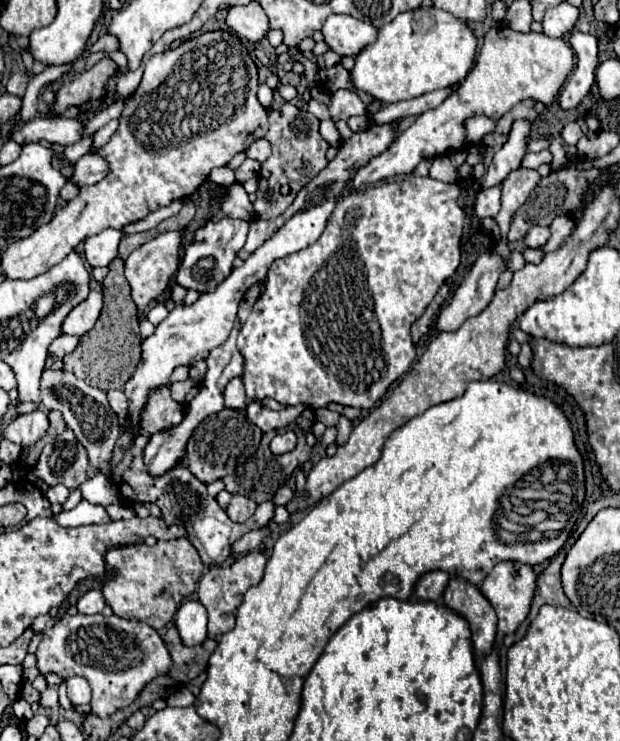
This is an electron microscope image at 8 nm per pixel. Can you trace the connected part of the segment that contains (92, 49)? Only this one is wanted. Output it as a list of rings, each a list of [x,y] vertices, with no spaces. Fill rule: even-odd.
[[[101,35],[95,43],[91,43],[89,47],[87,47],[87,51],[89,53],[97,53],[97,51],[117,51],[117,43],[115,43],[115,39],[111,39],[111,35]]]

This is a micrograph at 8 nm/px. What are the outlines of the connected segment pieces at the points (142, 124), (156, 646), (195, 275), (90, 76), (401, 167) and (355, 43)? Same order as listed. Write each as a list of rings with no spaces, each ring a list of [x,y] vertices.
[[[229,31],[203,33],[185,41],[177,49],[153,55],[145,63],[143,79],[119,117],[119,129],[111,135],[109,143],[97,149],[97,153],[109,161],[111,173],[91,187],[81,187],[81,193],[59,209],[55,217],[33,235],[11,243],[1,253],[3,275],[7,279],[33,279],[65,259],[83,239],[109,227],[123,229],[125,225],[147,217],[151,211],[165,207],[175,199],[189,197],[209,177],[211,169],[227,165],[237,153],[245,151],[255,139],[267,133],[267,111],[257,101],[255,93],[255,61],[241,41]]]
[[[39,615],[33,621],[33,631],[41,629],[41,643],[37,649],[37,669],[41,673],[55,673],[59,677],[85,677],[93,689],[93,701],[91,707],[95,715],[107,717],[115,713],[117,709],[123,709],[135,701],[135,697],[141,693],[141,689],[155,677],[167,675],[171,667],[171,655],[163,645],[163,639],[155,629],[151,629],[147,623],[141,621],[127,621],[117,615],[103,617],[103,615],[63,615],[63,617],[53,617],[51,615]]]
[[[223,217],[219,221],[207,221],[201,229],[197,229],[193,241],[189,243],[189,247],[185,247],[185,255],[177,269],[177,283],[183,285],[185,289],[197,289],[201,293],[213,291],[231,273],[233,269],[231,263],[237,257],[237,251],[247,241],[249,225],[251,221]]]
[[[101,59],[93,69],[75,75],[71,81],[65,81],[55,93],[55,111],[63,111],[71,105],[79,107],[85,101],[103,97],[105,81],[115,73],[117,65],[111,59]]]
[[[505,25],[493,27],[485,35],[485,43],[473,71],[459,83],[457,91],[453,91],[439,107],[419,115],[387,151],[373,157],[367,165],[359,167],[353,179],[345,185],[345,191],[353,193],[361,185],[377,183],[393,175],[409,175],[421,159],[445,155],[459,149],[459,143],[463,143],[463,119],[471,115],[487,115],[489,119],[497,121],[523,99],[537,99],[545,105],[551,105],[573,67],[575,53],[567,41],[545,37],[543,33],[533,31],[527,35],[517,33]]]
[[[331,15],[321,33],[331,51],[355,57],[367,43],[375,41],[377,29],[351,15]]]

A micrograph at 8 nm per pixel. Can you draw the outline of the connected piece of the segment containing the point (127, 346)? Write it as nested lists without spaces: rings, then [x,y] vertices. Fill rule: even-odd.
[[[187,201],[183,205],[183,209],[161,221],[155,229],[151,231],[143,231],[143,233],[133,233],[133,235],[125,235],[119,243],[119,255],[109,263],[109,273],[103,281],[103,295],[105,295],[105,305],[101,311],[99,321],[95,323],[95,327],[85,333],[79,339],[79,345],[73,353],[63,357],[63,369],[75,373],[79,379],[83,379],[85,383],[99,387],[103,391],[109,389],[123,389],[123,383],[131,377],[131,371],[135,371],[135,363],[139,363],[139,347],[141,347],[141,335],[139,335],[139,321],[137,321],[137,307],[129,295],[129,283],[123,275],[123,263],[129,257],[131,251],[135,251],[137,247],[141,247],[143,243],[155,239],[161,233],[167,231],[175,231],[175,229],[185,229],[187,223],[193,219],[195,215],[195,203]]]

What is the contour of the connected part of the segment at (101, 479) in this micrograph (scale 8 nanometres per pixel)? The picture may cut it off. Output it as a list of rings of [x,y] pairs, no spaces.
[[[101,471],[93,473],[87,481],[83,481],[81,487],[79,487],[79,491],[81,491],[81,497],[87,499],[93,505],[109,507],[109,505],[123,503],[123,497],[117,491],[117,487],[111,481],[111,477],[105,475],[105,473],[101,473]]]

